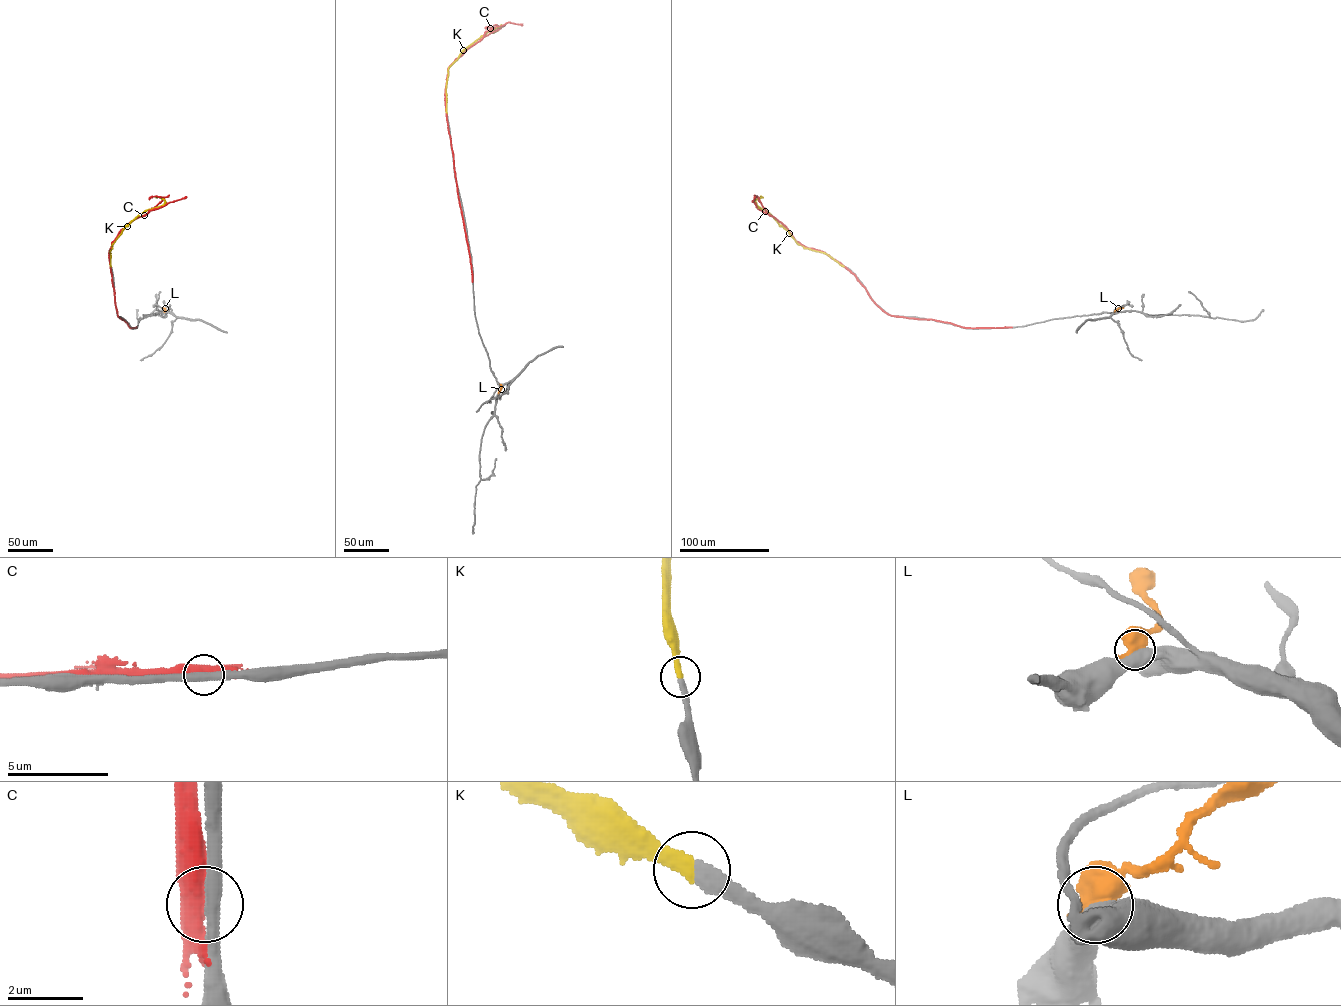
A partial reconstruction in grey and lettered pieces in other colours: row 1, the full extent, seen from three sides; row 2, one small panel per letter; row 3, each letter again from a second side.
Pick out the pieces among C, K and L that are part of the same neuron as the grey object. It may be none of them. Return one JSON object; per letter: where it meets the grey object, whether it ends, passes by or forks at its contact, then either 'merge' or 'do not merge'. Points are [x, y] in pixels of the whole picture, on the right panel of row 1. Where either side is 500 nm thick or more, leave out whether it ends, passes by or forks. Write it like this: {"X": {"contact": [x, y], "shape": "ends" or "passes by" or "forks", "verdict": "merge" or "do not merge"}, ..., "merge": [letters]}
{"C": {"contact": [1010, 327], "shape": "passes by", "verdict": "do not merge"}, "K": {"contact": [844, 266], "shape": "ends", "verdict": "merge"}, "L": {"contact": [1114, 311], "verdict": "do not merge"}, "merge": ["K"]}

